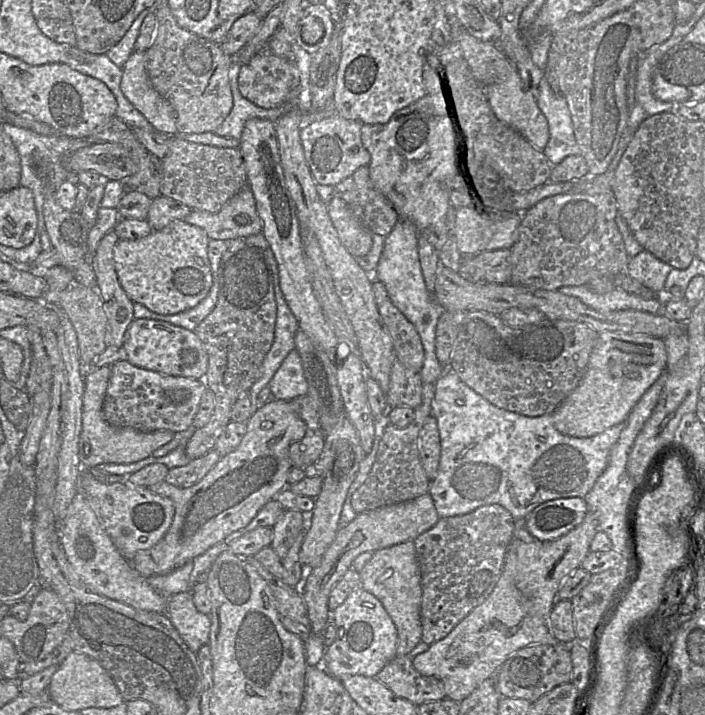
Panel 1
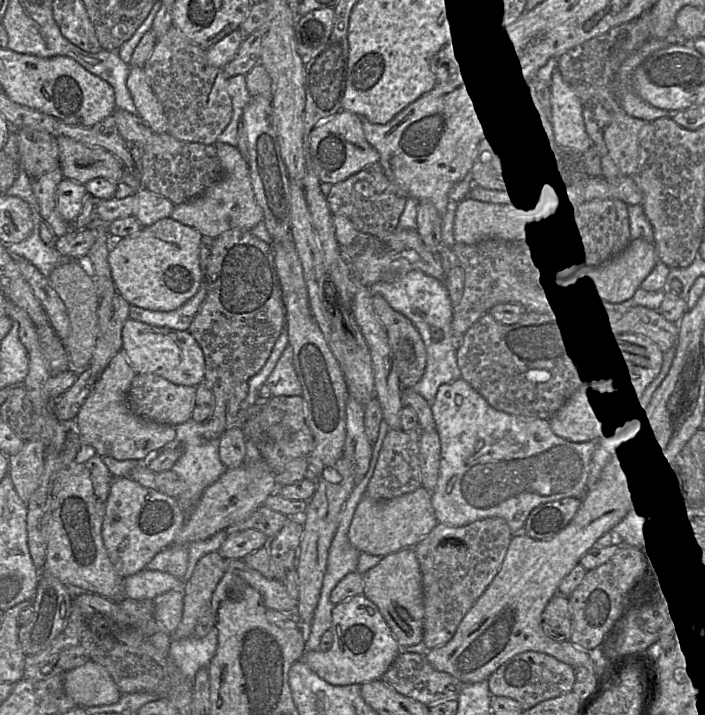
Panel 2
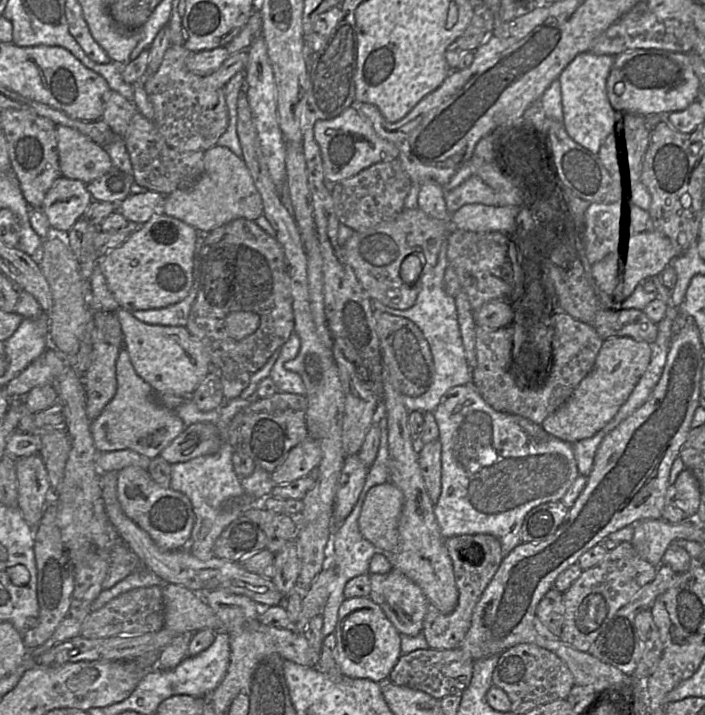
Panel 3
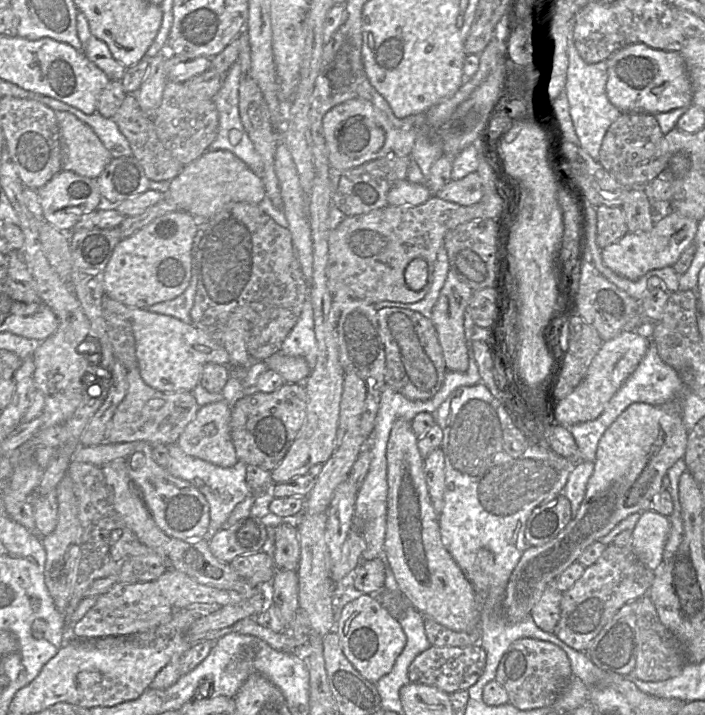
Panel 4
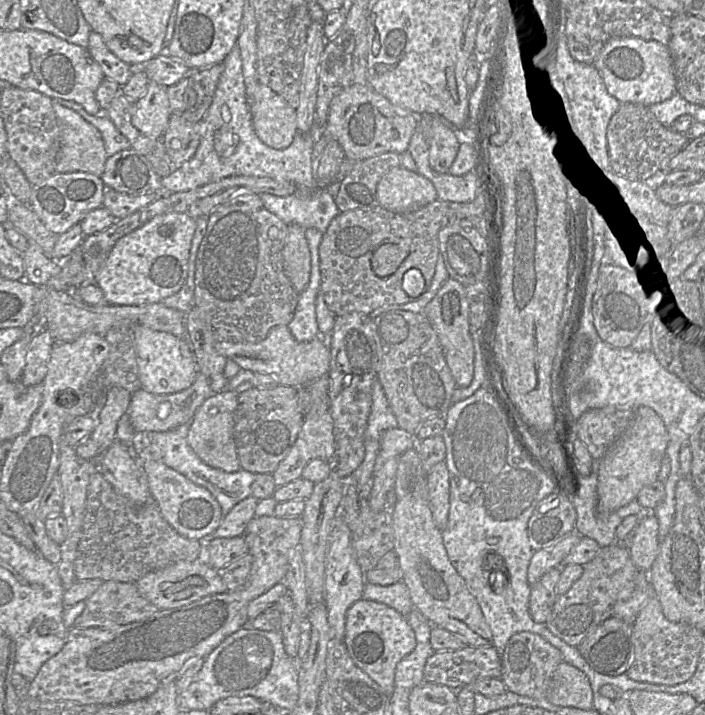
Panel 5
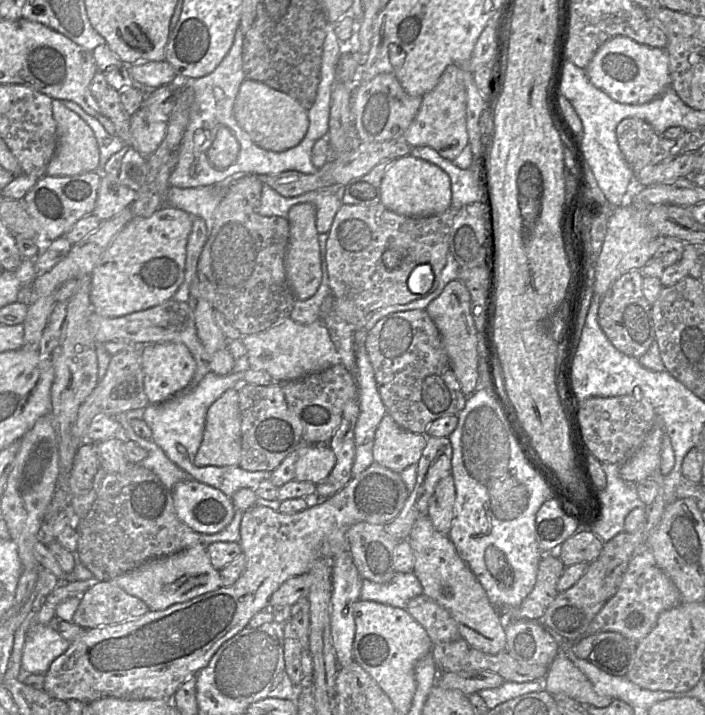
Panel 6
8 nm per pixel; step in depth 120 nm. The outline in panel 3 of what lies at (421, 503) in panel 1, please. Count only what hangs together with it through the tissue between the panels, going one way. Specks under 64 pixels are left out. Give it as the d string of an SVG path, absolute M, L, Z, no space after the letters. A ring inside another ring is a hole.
M390 481L375 485L367 492L358 519L359 531L362 536L371 542L378 551L391 553L398 544L398 523L404 504L404 495Z

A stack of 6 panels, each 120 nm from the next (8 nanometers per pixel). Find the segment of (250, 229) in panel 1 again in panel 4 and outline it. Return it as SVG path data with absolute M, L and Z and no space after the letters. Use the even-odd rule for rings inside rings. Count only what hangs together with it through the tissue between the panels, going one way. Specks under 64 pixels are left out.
M217 150L206 151L196 161L183 167L180 174L171 180L165 198L175 203L179 210L209 221L228 204L247 202L259 205L265 195L261 178L242 160L230 151Z

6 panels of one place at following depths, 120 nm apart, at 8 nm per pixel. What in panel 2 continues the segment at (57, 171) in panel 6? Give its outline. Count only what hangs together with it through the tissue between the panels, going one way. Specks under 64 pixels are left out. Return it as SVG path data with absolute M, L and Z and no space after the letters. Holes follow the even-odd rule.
M65 136L57 137L57 143L63 177L83 185L97 177L121 181L125 168L107 150Z

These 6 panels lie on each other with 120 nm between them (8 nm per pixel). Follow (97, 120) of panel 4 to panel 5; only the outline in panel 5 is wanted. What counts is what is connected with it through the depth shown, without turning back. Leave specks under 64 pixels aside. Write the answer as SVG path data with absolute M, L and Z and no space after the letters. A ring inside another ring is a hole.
M62 99L56 100L58 103L74 110L100 132L104 141L107 157L113 156L117 152L130 148L129 141L118 131L113 122L105 114L100 113L95 116L90 115L76 102Z

